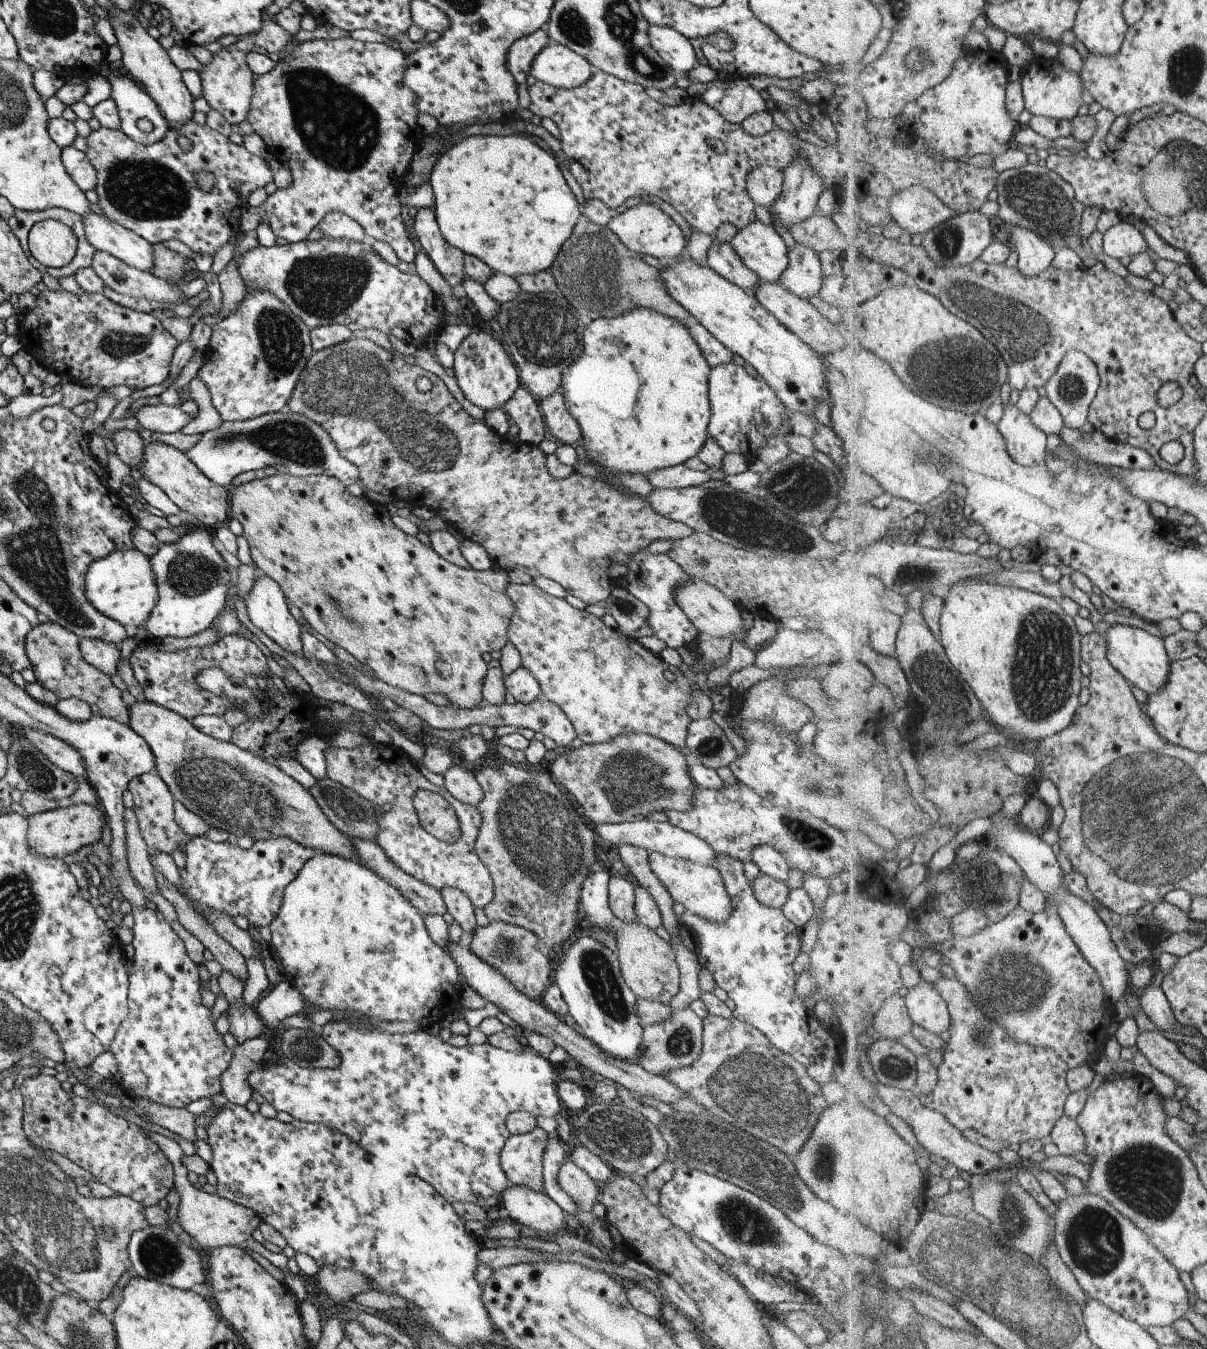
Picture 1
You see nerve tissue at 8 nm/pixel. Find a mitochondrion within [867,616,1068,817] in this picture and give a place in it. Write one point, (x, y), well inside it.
(943, 687)

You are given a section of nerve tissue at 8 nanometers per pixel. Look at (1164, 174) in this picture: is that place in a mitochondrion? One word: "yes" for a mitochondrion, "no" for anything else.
yes

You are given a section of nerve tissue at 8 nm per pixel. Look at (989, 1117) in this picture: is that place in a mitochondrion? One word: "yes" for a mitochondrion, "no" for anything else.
no

